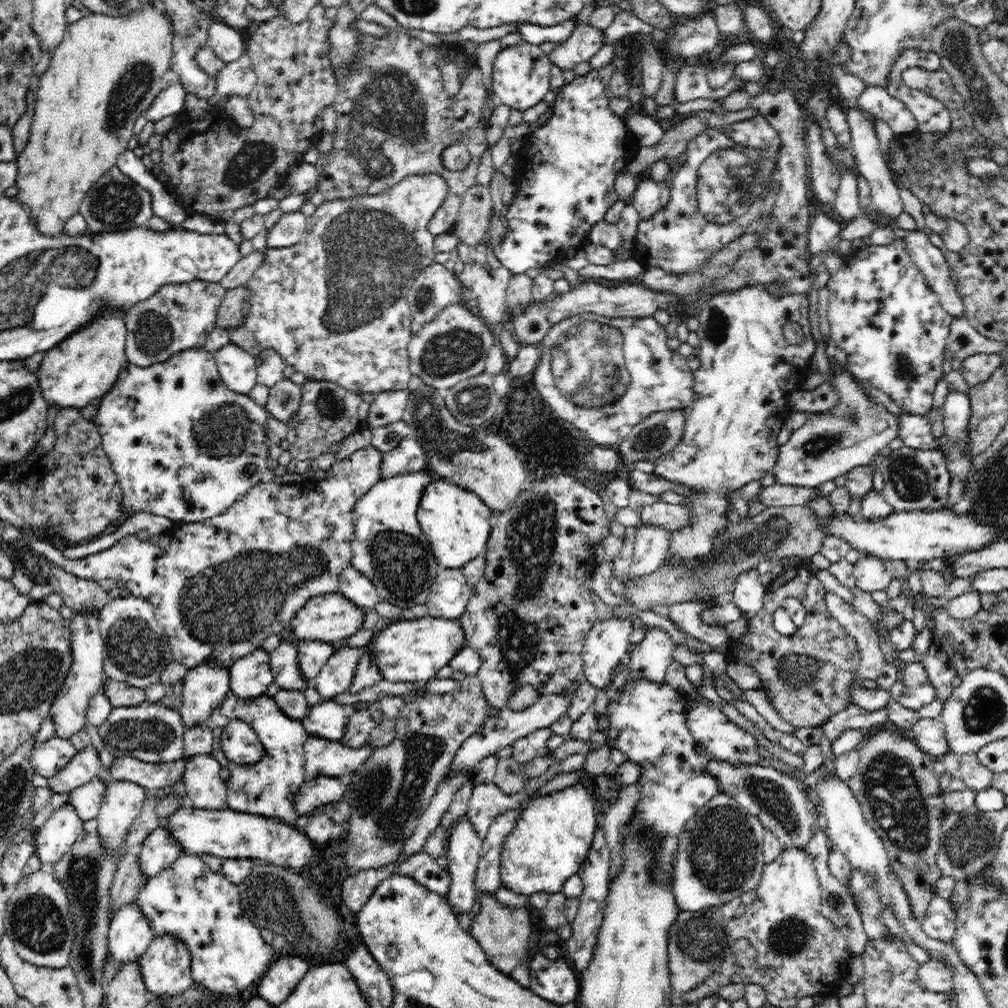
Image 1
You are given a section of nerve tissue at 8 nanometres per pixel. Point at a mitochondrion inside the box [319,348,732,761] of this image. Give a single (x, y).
(533, 531)

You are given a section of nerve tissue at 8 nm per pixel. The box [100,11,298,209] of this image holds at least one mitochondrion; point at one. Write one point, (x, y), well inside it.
(132, 88)

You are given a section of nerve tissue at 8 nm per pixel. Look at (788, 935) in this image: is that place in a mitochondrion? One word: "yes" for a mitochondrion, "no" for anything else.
yes

